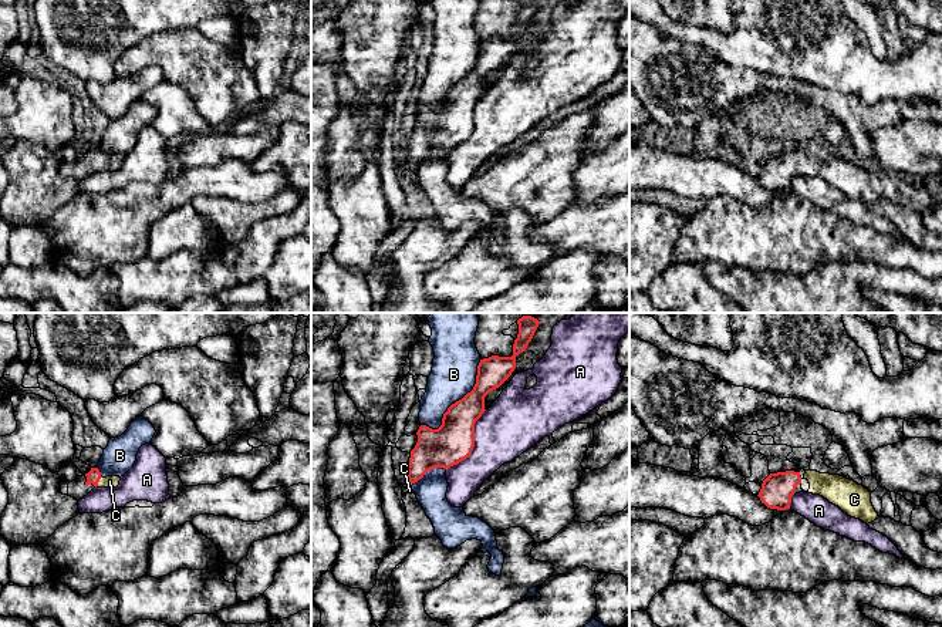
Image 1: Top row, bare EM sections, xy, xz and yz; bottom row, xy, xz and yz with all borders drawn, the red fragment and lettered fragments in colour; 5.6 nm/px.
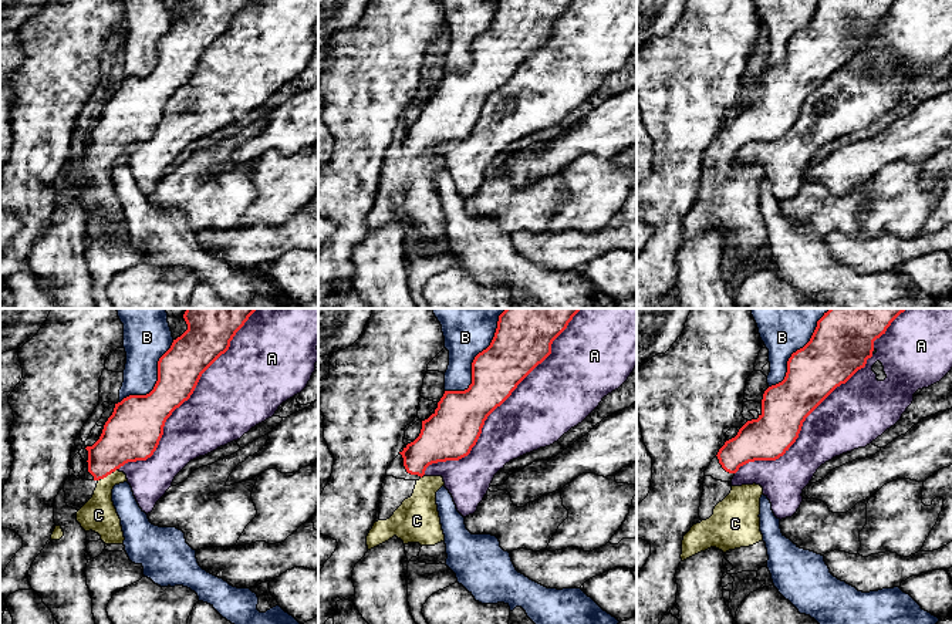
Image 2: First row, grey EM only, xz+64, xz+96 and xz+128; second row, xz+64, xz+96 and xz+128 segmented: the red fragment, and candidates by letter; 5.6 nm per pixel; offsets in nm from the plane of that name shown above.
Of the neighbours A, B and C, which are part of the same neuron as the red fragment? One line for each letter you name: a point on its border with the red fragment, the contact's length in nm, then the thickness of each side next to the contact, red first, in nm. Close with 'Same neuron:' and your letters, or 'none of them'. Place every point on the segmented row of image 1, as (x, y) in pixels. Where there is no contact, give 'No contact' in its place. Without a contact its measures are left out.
C: Touches red at xy (98, 481). Shared border 60 nm. Thickness 80 nm (red) against 60 nm
Same neuron: C

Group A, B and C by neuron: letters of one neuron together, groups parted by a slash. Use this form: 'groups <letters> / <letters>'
groups A / B / C

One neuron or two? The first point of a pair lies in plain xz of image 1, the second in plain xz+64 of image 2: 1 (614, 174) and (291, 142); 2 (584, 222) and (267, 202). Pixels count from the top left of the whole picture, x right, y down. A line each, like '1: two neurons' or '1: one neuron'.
1: two neurons
2: two neurons

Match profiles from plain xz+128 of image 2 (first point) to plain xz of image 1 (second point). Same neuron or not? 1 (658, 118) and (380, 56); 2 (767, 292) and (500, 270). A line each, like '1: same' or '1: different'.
1: same
2: same

